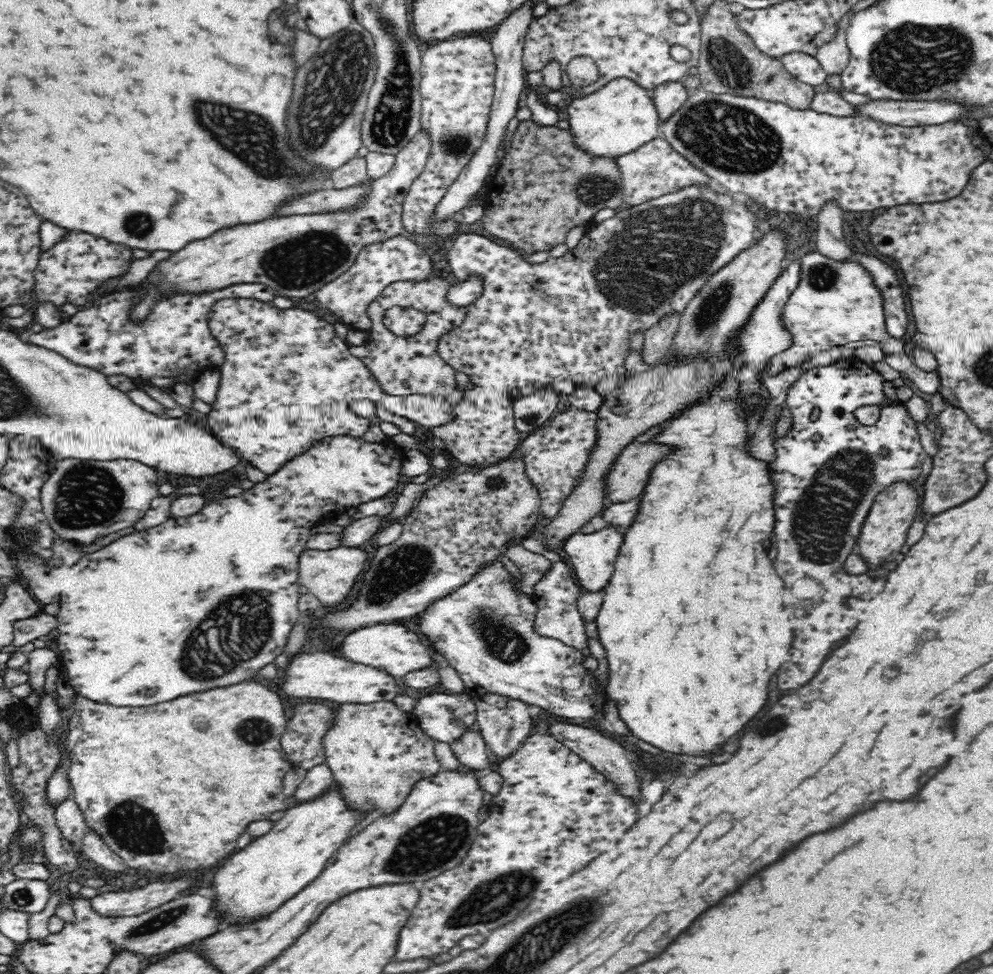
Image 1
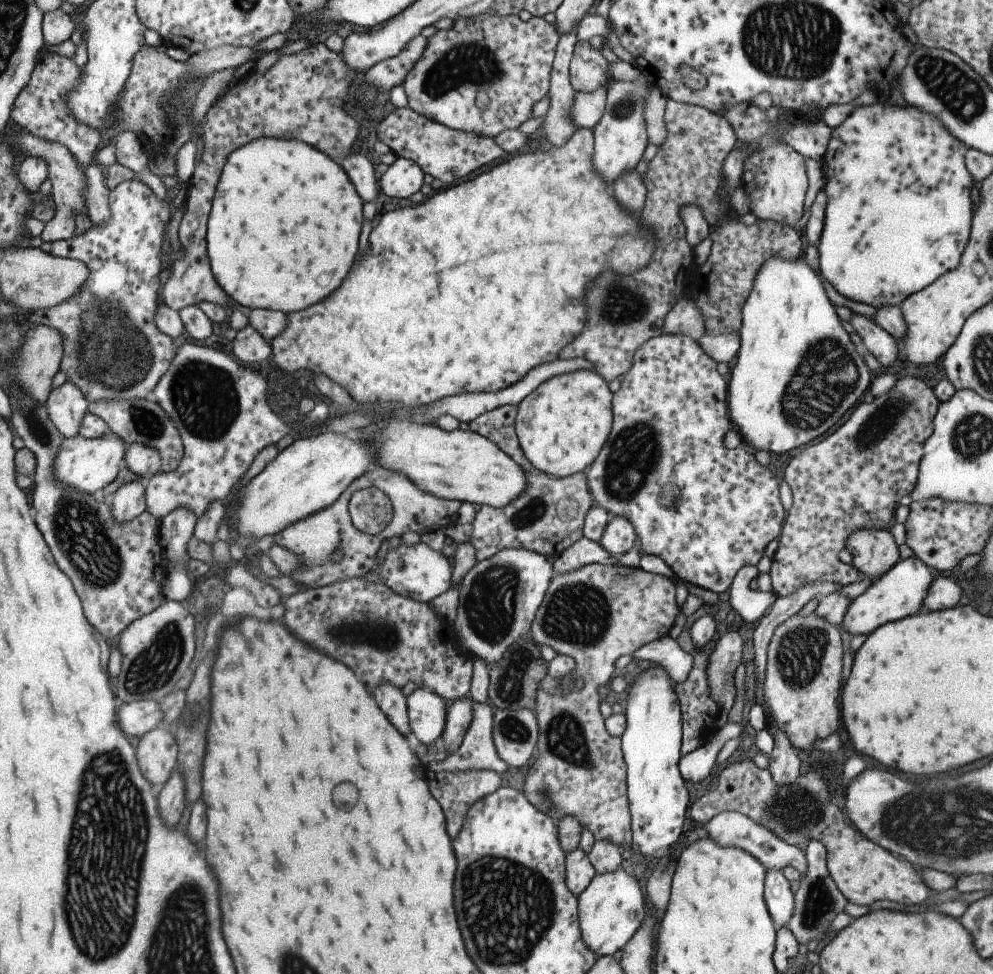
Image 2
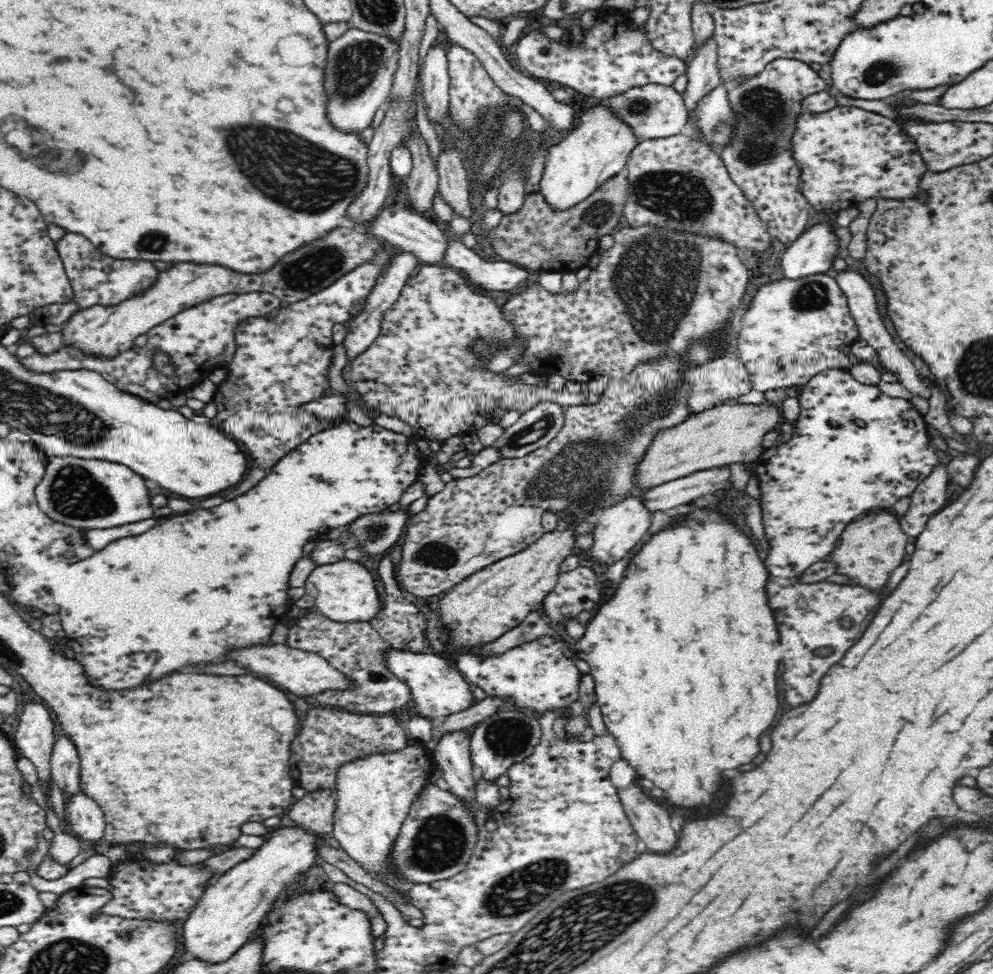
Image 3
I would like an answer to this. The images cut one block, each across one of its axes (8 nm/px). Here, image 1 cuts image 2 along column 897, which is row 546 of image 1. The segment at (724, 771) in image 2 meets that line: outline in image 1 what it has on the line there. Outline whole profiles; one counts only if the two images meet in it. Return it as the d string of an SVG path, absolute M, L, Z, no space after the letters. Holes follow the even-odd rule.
M906 479L892 483L876 495L868 516L864 520L856 546L856 552L864 557L866 563L876 566L876 564L894 560L896 554L900 554L902 546L906 544L906 534L912 522L916 521L918 504L920 504L920 496L912 483Z

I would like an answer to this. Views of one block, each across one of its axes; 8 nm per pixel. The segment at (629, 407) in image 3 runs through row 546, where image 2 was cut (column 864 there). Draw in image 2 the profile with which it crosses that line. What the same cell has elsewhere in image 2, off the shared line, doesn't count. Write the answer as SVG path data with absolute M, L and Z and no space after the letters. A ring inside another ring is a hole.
M903 376L883 394L871 402L860 402L853 408L849 418L822 442L807 444L795 454L785 469L783 478L792 494L791 506L786 510L778 536L778 547L768 572L772 592L777 597L791 594L801 585L813 581L833 581L847 585L860 578L852 566L843 564L838 554L844 542L855 529L885 529L893 523L897 502L909 494L917 478L918 464L925 440L932 433L932 420L938 400L932 389L921 379Z

